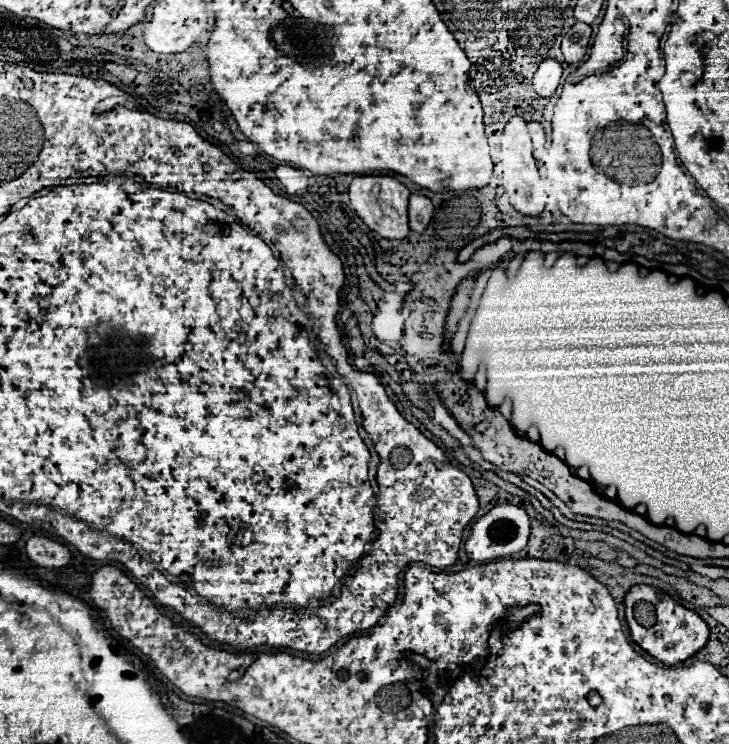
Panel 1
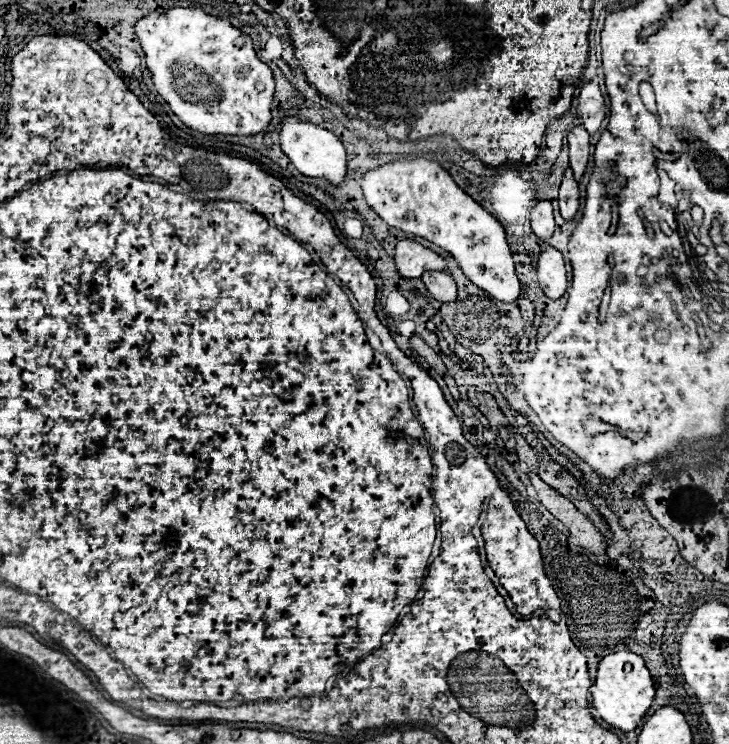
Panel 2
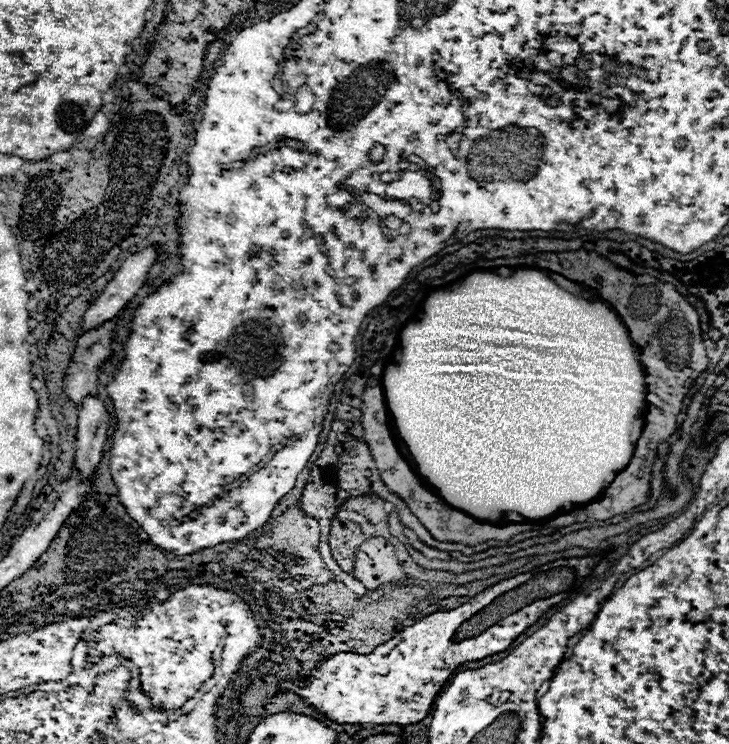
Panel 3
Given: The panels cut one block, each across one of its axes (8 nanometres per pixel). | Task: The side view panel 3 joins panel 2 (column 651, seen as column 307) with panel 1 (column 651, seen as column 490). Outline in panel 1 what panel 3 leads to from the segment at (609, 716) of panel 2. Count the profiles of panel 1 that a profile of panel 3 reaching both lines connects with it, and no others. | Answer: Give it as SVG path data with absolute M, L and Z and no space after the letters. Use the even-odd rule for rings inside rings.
M632 586L628 590L626 598L624 598L624 604L626 604L626 620L630 622L630 632L632 632L634 642L640 644L648 654L652 654L654 658L658 658L660 662L664 662L668 666L690 658L692 654L696 654L708 642L708 626L706 626L706 622L696 612L692 612L692 610L684 608L682 604L678 604L672 596L668 596L660 588L654 588L654 586ZM636 598L646 598L648 602L652 602L656 606L658 620L656 620L654 626L644 628L644 626L640 626L634 620L632 608L636 604Z

